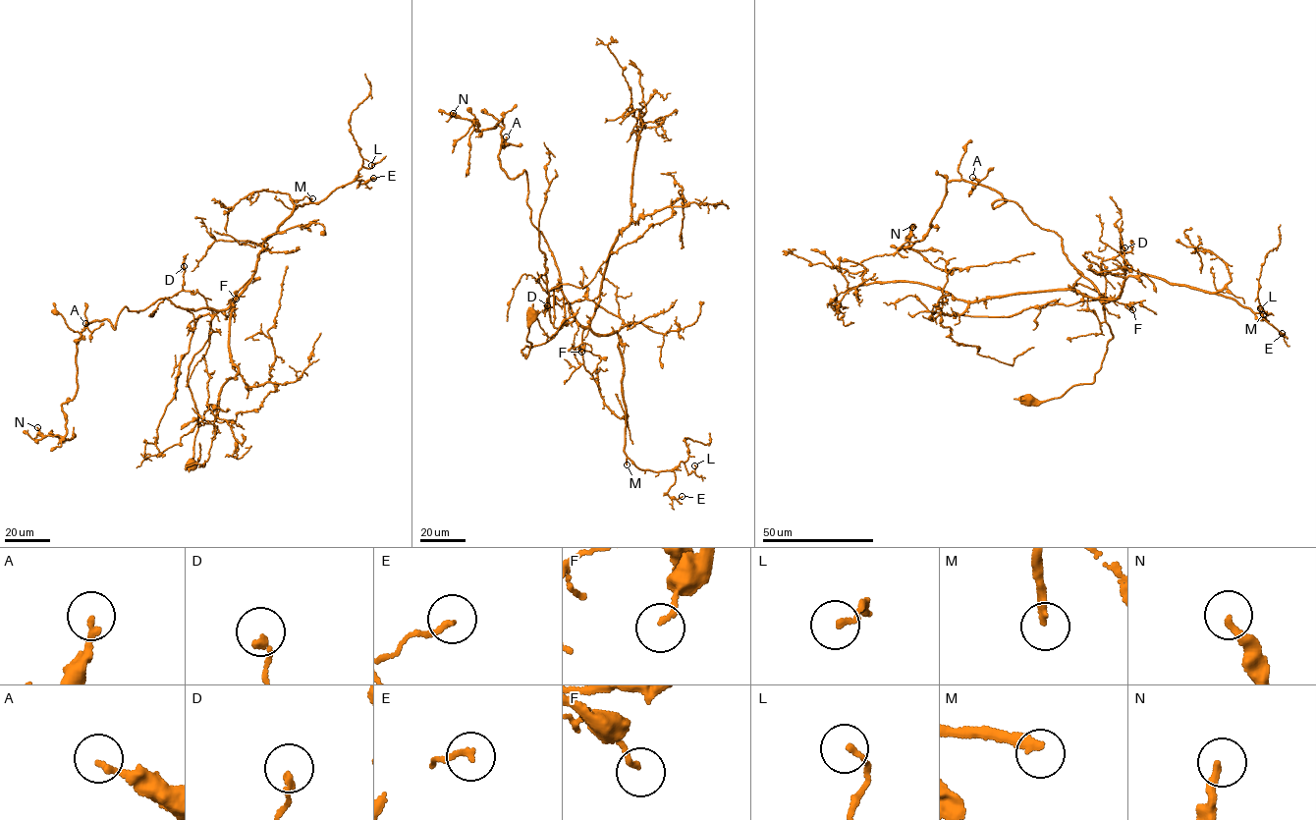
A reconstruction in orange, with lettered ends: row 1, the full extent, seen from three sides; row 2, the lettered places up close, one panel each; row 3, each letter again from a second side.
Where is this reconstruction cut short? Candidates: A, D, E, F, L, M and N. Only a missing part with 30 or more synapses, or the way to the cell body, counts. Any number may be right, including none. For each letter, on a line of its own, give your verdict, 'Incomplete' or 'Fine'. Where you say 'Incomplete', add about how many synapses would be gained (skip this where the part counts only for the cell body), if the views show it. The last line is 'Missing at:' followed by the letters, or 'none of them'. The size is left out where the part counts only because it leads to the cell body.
A: Fine
D: Fine
E: Fine
F: Fine
L: Fine
M: Incomplete. Roughly 70 synapses
N: Fine
Missing at: M

